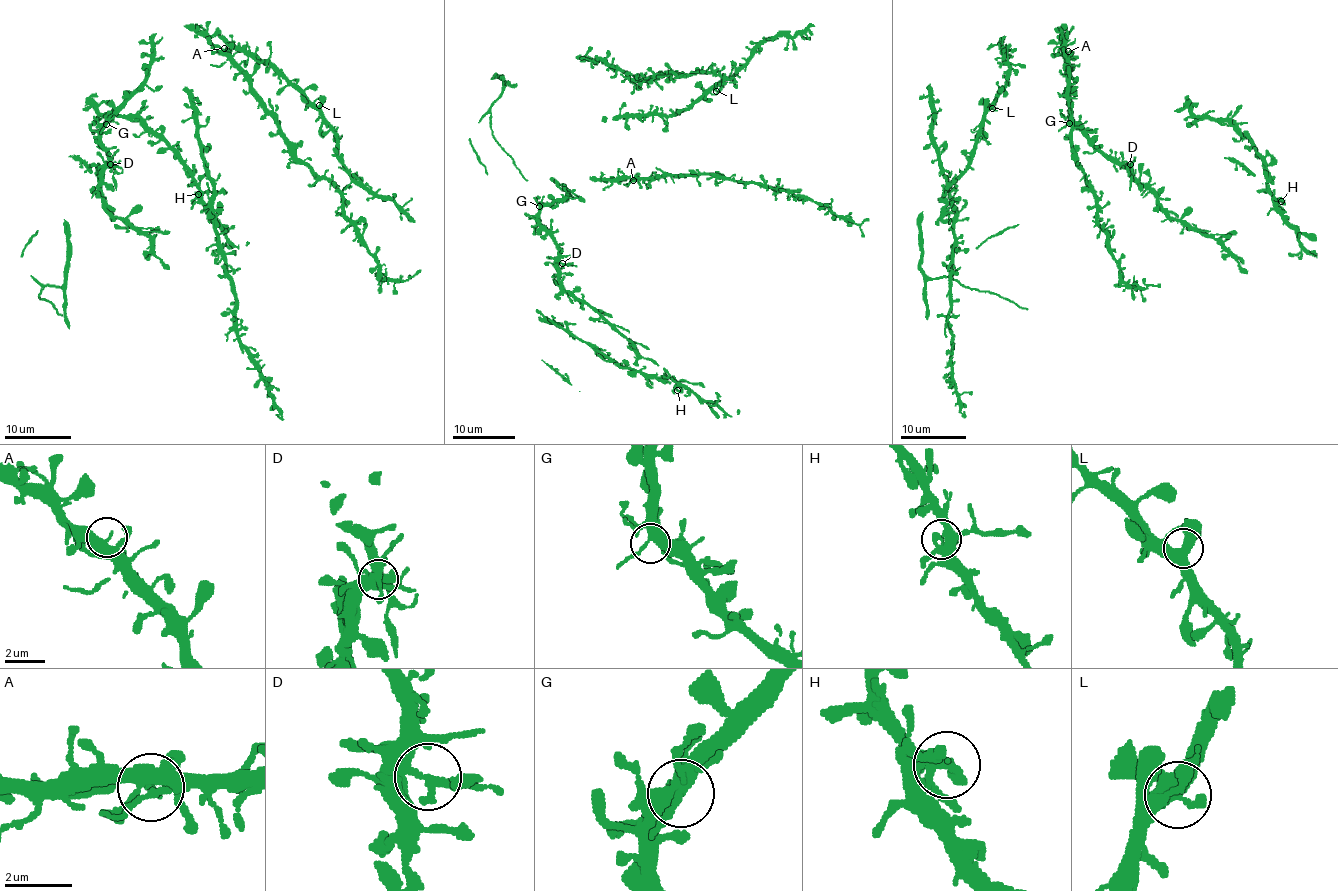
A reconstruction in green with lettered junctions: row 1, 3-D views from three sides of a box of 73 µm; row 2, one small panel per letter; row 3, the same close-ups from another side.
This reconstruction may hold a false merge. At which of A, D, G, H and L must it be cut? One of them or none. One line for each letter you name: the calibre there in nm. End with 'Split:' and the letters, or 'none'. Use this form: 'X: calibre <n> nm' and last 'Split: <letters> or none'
D: calibre 240 nm
Split: D

